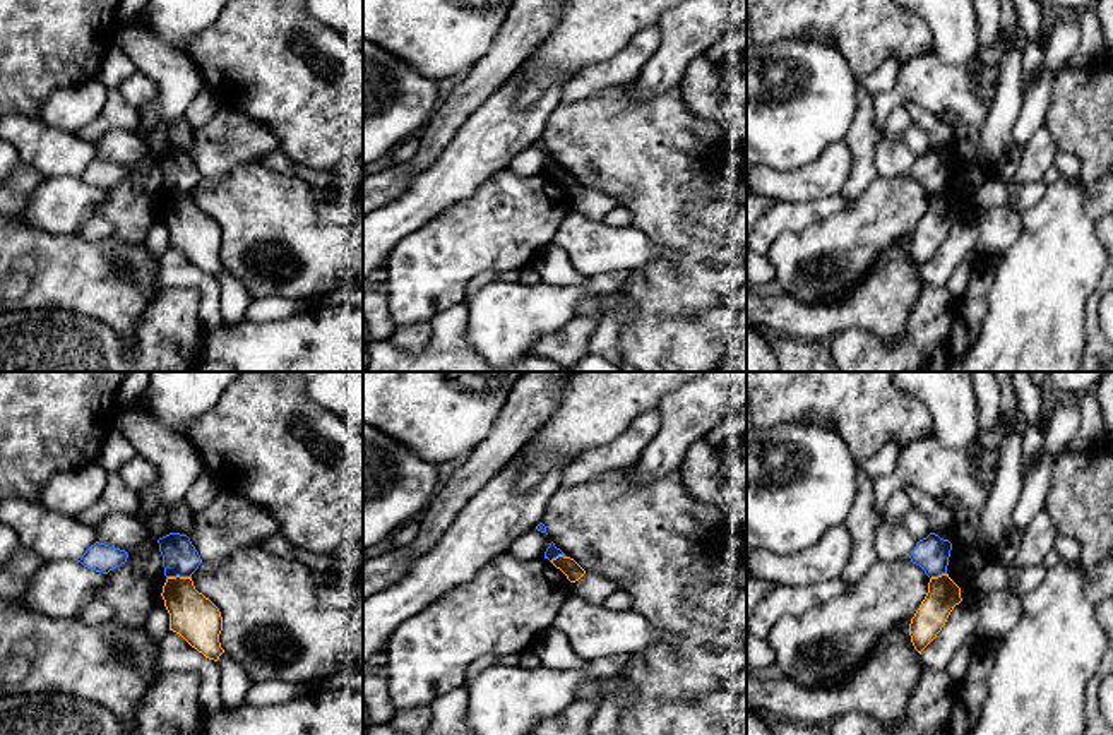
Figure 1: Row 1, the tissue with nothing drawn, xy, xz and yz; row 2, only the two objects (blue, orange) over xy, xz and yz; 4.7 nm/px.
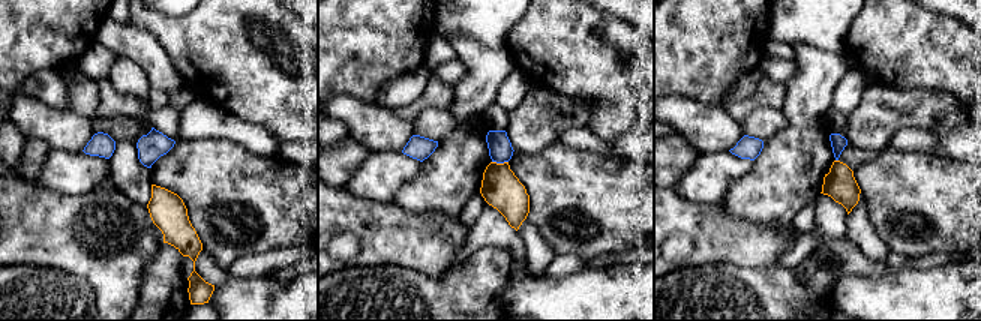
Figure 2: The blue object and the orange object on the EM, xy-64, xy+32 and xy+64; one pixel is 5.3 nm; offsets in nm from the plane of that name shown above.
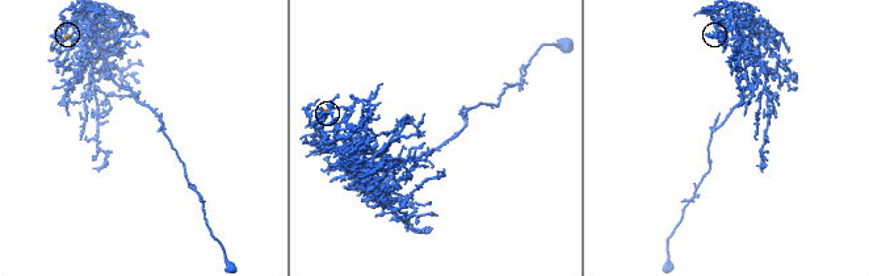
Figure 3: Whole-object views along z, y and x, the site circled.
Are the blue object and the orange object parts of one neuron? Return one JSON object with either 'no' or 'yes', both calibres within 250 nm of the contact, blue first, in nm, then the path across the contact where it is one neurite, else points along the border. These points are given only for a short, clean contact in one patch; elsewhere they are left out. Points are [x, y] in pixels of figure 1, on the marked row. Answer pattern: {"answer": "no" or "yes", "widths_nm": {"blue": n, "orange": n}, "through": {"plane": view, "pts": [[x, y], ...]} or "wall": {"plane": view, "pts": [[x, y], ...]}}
{"answer": "no", "widths_nm": {"blue": 160, "orange": 220}, "wall": {"plane": "xy", "pts": [[190, 576], [170, 576], [166, 579]]}}

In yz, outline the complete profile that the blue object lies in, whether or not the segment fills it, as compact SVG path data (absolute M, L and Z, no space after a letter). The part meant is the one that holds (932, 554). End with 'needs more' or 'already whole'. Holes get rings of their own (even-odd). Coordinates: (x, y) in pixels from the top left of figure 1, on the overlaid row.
M930 533L926 538L916 543L909 559L913 564L920 565L931 579L947 574L950 550L952 543L949 540Z; already whole

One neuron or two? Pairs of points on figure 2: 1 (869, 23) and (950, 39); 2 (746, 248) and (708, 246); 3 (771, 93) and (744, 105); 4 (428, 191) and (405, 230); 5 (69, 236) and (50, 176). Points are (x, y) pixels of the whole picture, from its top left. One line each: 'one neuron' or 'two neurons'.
1: one neuron
2: one neuron
3: one neuron
4: two neurons
5: two neurons

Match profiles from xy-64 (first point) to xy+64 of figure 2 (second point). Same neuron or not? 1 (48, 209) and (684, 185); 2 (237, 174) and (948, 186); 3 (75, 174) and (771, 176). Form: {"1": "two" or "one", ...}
{"1": "two", "2": "one", "3": "two"}

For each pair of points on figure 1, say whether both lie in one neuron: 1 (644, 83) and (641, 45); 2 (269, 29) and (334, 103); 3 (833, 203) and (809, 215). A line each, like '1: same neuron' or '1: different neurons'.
1: different neurons
2: same neuron
3: same neuron

